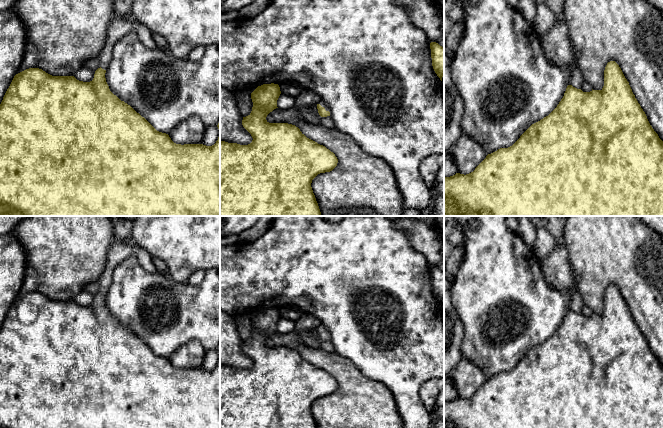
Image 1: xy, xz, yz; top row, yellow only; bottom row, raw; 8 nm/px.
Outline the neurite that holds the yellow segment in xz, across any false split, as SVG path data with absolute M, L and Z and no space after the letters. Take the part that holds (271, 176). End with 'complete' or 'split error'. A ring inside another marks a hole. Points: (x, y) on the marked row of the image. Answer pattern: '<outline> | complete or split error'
M263 84L252 93L251 113L242 125L253 140L248 145L220 141L220 216L321 216L313 193L312 180L320 173L332 171L338 163L333 152L307 138L298 127L288 123L269 123L267 115L277 107L281 94L278 84Z | complete

